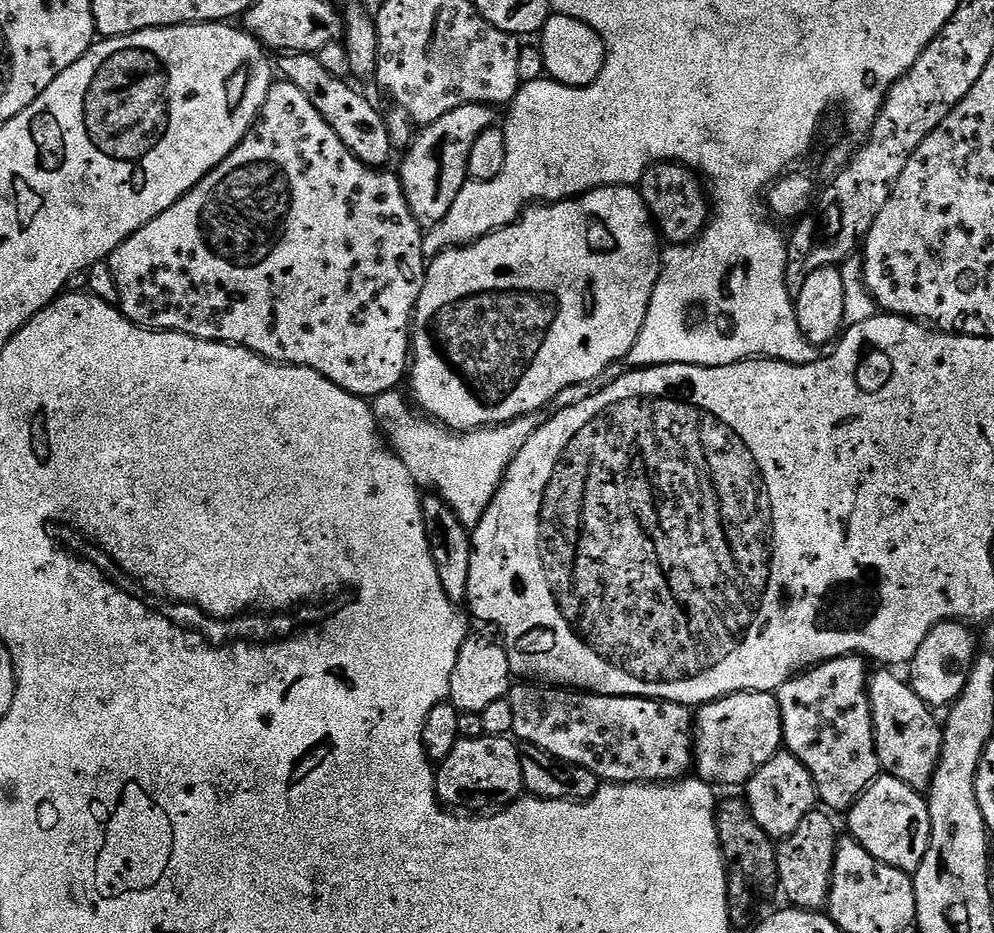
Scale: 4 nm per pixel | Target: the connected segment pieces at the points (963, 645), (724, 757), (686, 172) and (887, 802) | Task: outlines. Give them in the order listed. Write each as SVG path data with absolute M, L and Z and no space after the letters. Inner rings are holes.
M945 622L934 626L930 634L926 634L926 642L918 646L918 654L914 654L910 665L910 683L914 694L922 698L933 709L947 709L962 694L966 682L970 678L972 663L976 661L978 647L973 629L964 622Z
M735 692L732 696L723 696L709 704L699 705L694 716L694 772L699 779L707 784L719 786L719 784L747 785L753 774L774 754L781 751L784 743L782 734L782 714L771 692Z
M661 162L652 165L644 171L644 177L641 178L638 185L640 197L646 202L648 215L654 221L659 235L668 239L669 245L687 244L689 240L699 237L700 233L706 227L706 221L710 216L710 196L702 183L701 177L693 172L691 168L686 168L682 164L673 164L671 162Z
M880 775L847 813L851 837L879 861L914 874L929 846L930 816L927 799L893 776Z

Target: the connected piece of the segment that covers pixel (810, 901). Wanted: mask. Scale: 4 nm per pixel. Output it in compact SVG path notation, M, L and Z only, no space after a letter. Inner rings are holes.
M814 810L802 818L798 830L779 841L776 850L778 888L793 908L820 910L828 903L828 886L832 883L832 856L836 852L838 833L832 825L833 817L824 810Z

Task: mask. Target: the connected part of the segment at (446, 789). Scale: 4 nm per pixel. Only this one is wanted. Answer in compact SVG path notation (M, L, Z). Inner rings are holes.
M511 735L461 738L444 760L439 761L436 773L436 795L440 803L452 810L499 810L507 808L525 795L520 761L521 745Z

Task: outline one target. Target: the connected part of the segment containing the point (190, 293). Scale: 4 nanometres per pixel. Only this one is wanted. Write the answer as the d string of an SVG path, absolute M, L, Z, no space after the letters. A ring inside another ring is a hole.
M281 79L273 83L272 92L266 98L264 108L255 128L240 145L231 152L202 182L195 184L186 195L157 220L142 226L122 246L112 251L106 263L118 282L119 309L124 317L140 328L161 332L181 332L199 340L218 340L221 344L237 344L257 352L267 360L278 364L297 364L299 368L312 368L342 390L355 396L375 398L405 383L410 372L412 351L412 325L416 315L416 303L424 285L426 257L424 232L419 222L410 214L410 206L404 197L399 175L395 171L372 168L363 164L330 130L326 118L314 110L314 102L302 94L298 86Z

